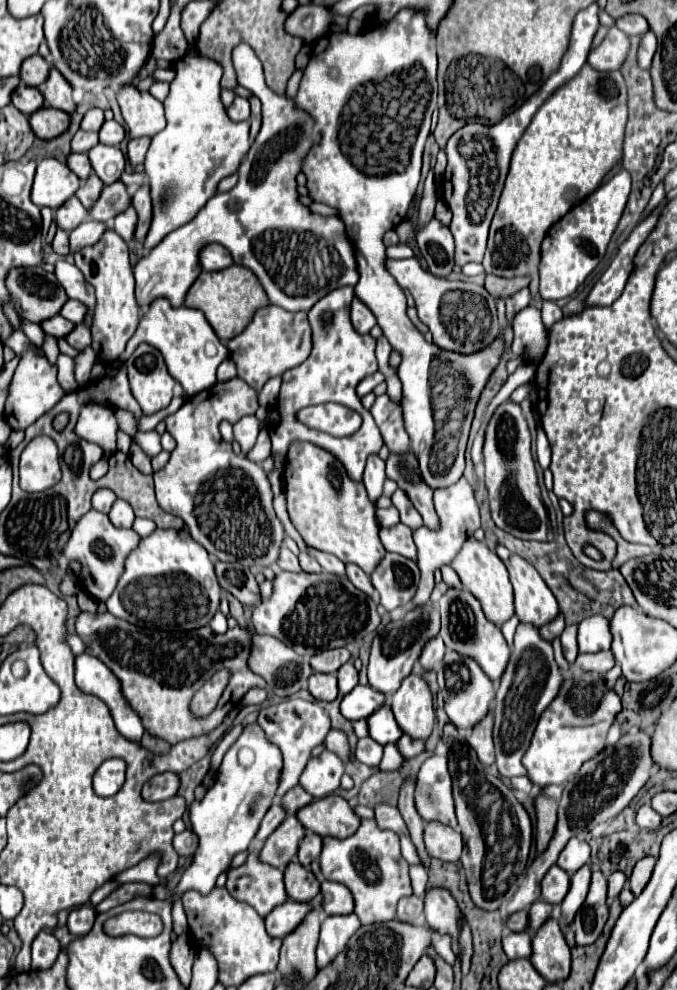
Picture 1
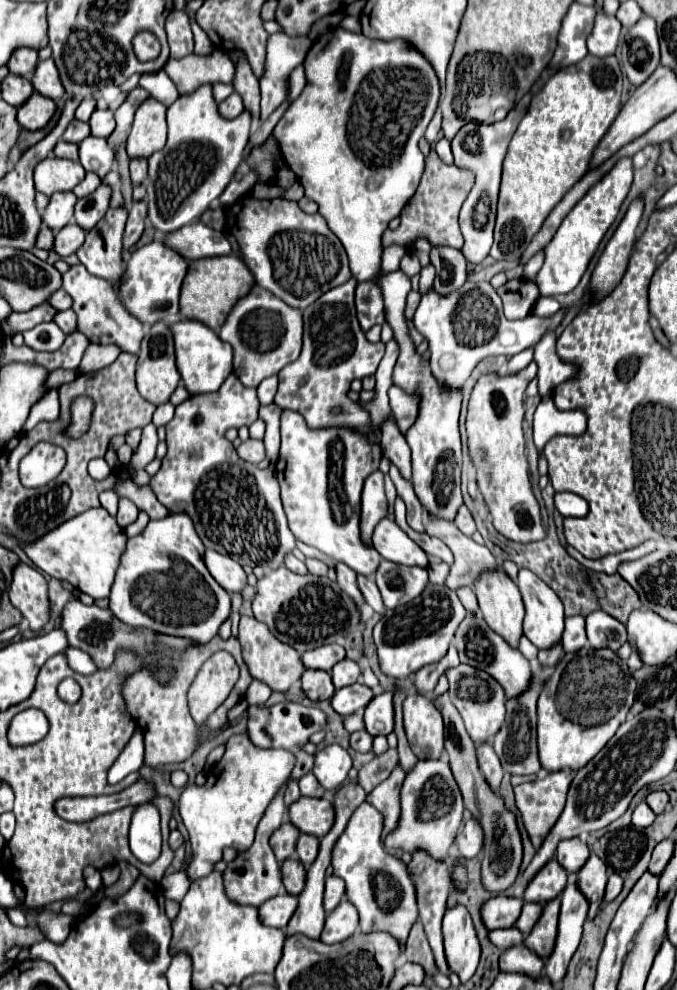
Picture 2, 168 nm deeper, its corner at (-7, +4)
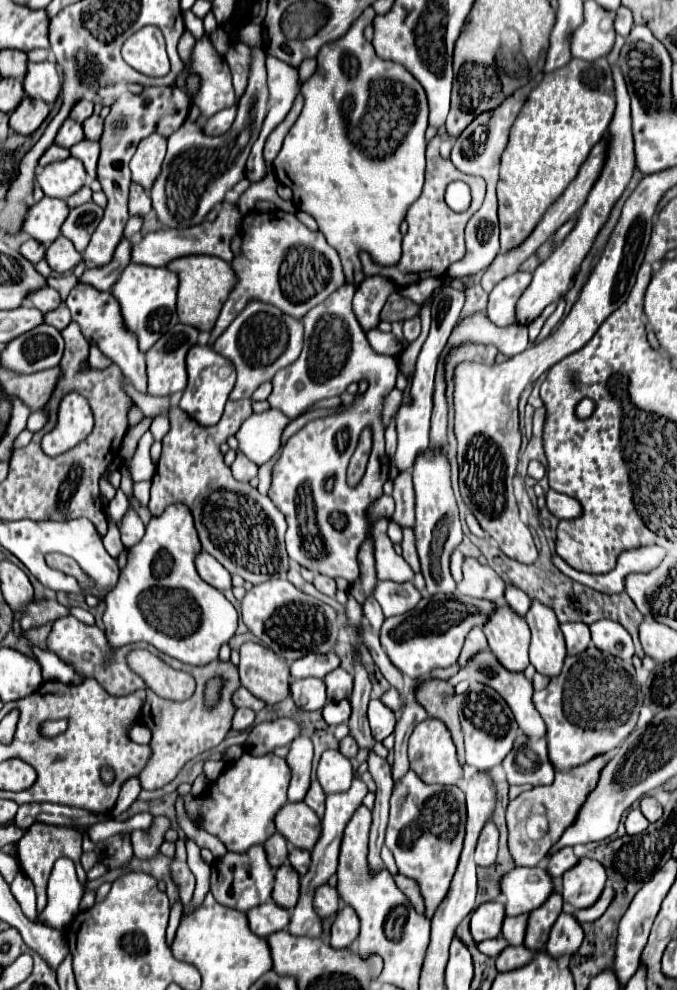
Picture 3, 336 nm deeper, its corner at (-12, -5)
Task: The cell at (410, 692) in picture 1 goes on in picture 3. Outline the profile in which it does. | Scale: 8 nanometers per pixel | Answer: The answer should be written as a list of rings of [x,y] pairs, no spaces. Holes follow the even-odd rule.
[[[426,718],[426,722],[420,722],[414,728],[414,734],[410,736],[408,756],[410,756],[410,768],[426,784],[458,784],[464,776],[464,770],[456,758],[456,746],[450,738],[450,732],[446,730],[444,722],[438,722],[438,718]]]

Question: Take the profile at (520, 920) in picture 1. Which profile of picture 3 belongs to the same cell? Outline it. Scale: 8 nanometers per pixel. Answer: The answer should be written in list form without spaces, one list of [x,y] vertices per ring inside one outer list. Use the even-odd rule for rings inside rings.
[[[486,902],[478,906],[470,920],[470,930],[476,942],[498,938],[502,934],[502,918],[506,918],[502,902]]]

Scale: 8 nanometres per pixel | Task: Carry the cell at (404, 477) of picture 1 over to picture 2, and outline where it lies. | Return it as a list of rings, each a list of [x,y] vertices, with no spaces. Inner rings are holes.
[[[425,517],[425,531],[433,537],[439,537],[455,555],[455,563],[451,565],[451,573],[445,581],[449,589],[473,587],[479,575],[499,569],[499,563],[491,551],[483,545],[477,545],[471,537],[463,535],[455,523],[433,521],[431,517]]]

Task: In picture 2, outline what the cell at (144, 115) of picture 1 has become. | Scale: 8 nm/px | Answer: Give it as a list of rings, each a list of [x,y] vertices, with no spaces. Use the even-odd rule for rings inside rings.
[[[149,99],[137,109],[131,133],[127,137],[127,155],[129,159],[147,159],[157,149],[165,147],[167,125],[165,125],[167,107],[157,99]]]

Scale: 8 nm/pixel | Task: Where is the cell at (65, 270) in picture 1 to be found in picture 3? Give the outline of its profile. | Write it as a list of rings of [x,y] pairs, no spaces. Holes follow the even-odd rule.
[[[78,282],[70,290],[70,294],[66,298],[66,306],[72,314],[72,320],[78,322],[78,326],[80,326],[84,338],[90,342],[90,346],[96,346],[98,350],[102,350],[104,356],[108,356],[114,364],[118,364],[122,374],[126,374],[126,378],[138,392],[146,392],[144,352],[138,350],[138,338],[134,338],[134,334],[130,334],[130,330],[126,330],[126,324],[122,322],[122,312],[120,312],[118,300],[112,296],[112,292],[100,292],[100,290],[94,290],[94,286],[90,286],[86,282]]]

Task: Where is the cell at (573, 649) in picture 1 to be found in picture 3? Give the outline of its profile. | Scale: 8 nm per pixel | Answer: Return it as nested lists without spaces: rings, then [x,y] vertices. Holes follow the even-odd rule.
[[[572,622],[572,624],[562,624],[560,626],[566,638],[566,648],[568,648],[568,656],[576,656],[582,654],[582,650],[588,648],[590,644],[590,630],[584,622]]]

